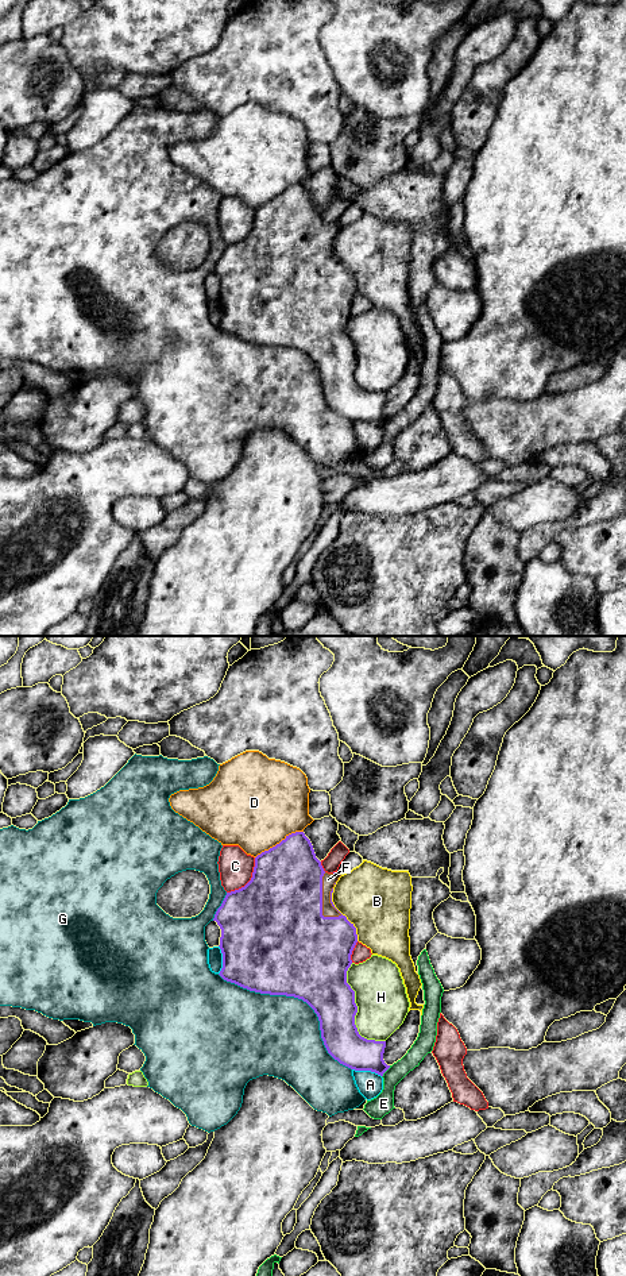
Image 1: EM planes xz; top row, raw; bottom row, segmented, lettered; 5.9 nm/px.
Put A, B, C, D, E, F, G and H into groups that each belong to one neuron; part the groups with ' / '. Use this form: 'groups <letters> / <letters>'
groups A / B / C / D / E / F / G / H

